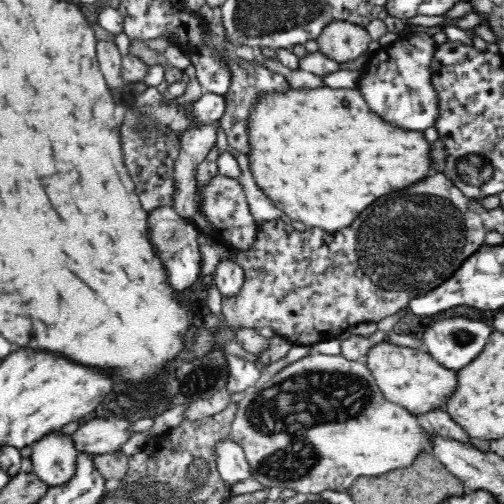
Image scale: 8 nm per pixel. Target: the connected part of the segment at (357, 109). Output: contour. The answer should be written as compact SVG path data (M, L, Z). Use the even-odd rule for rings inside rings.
M323 85L318 88L289 87L259 93L258 96L254 96L254 100L250 102L250 110L246 112L246 148L252 177L268 199L272 200L272 203L283 214L286 212L292 221L298 220L298 222L304 222L305 225L308 224L307 227L324 228L328 232L336 232L338 228L350 224L350 220L354 220L354 216L358 216L378 196L384 196L386 192L392 192L394 188L404 188L406 184L414 184L414 180L420 180L422 176L426 176L426 170L430 168L429 143L423 131L409 131L396 127L381 116L375 115L357 88L330 88Z

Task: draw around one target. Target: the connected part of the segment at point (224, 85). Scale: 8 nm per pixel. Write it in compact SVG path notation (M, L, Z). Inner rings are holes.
M210 48L190 52L189 56L204 91L224 96L230 86L230 72L218 62L220 58Z

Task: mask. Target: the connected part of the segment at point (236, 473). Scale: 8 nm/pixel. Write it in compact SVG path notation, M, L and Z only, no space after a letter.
M224 441L218 447L218 470L221 477L229 485L252 480L252 465L248 463L248 457L244 449L234 441Z

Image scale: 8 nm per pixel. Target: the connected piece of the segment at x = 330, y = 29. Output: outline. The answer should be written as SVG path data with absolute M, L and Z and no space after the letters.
M332 20L318 34L319 50L339 63L348 62L367 53L371 43L365 25L352 20Z

